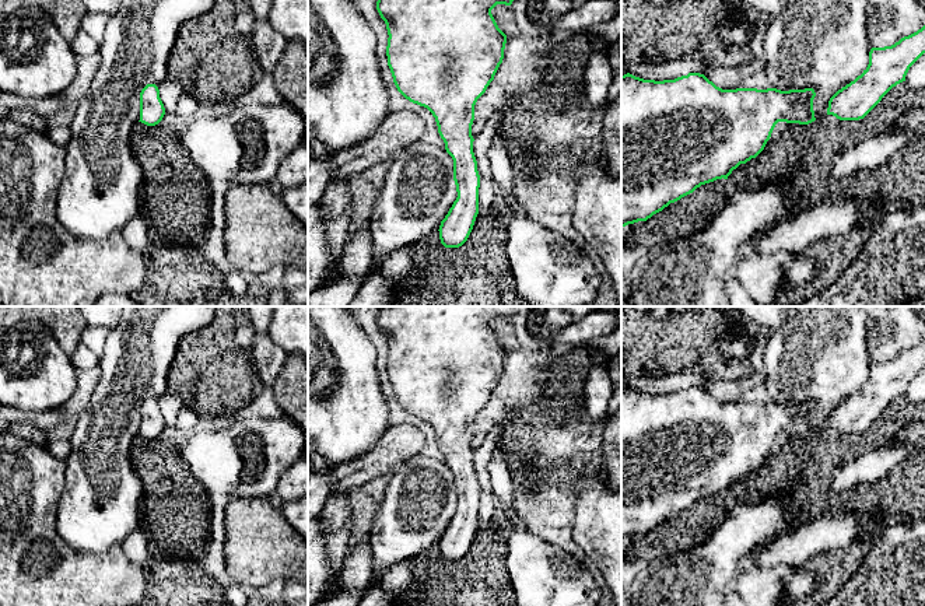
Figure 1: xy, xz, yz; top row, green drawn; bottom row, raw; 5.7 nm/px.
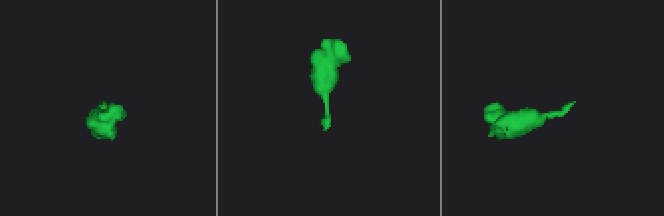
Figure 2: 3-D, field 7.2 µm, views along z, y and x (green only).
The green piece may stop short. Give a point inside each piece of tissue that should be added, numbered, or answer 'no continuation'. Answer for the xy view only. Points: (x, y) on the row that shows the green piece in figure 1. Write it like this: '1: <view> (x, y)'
no continuation

